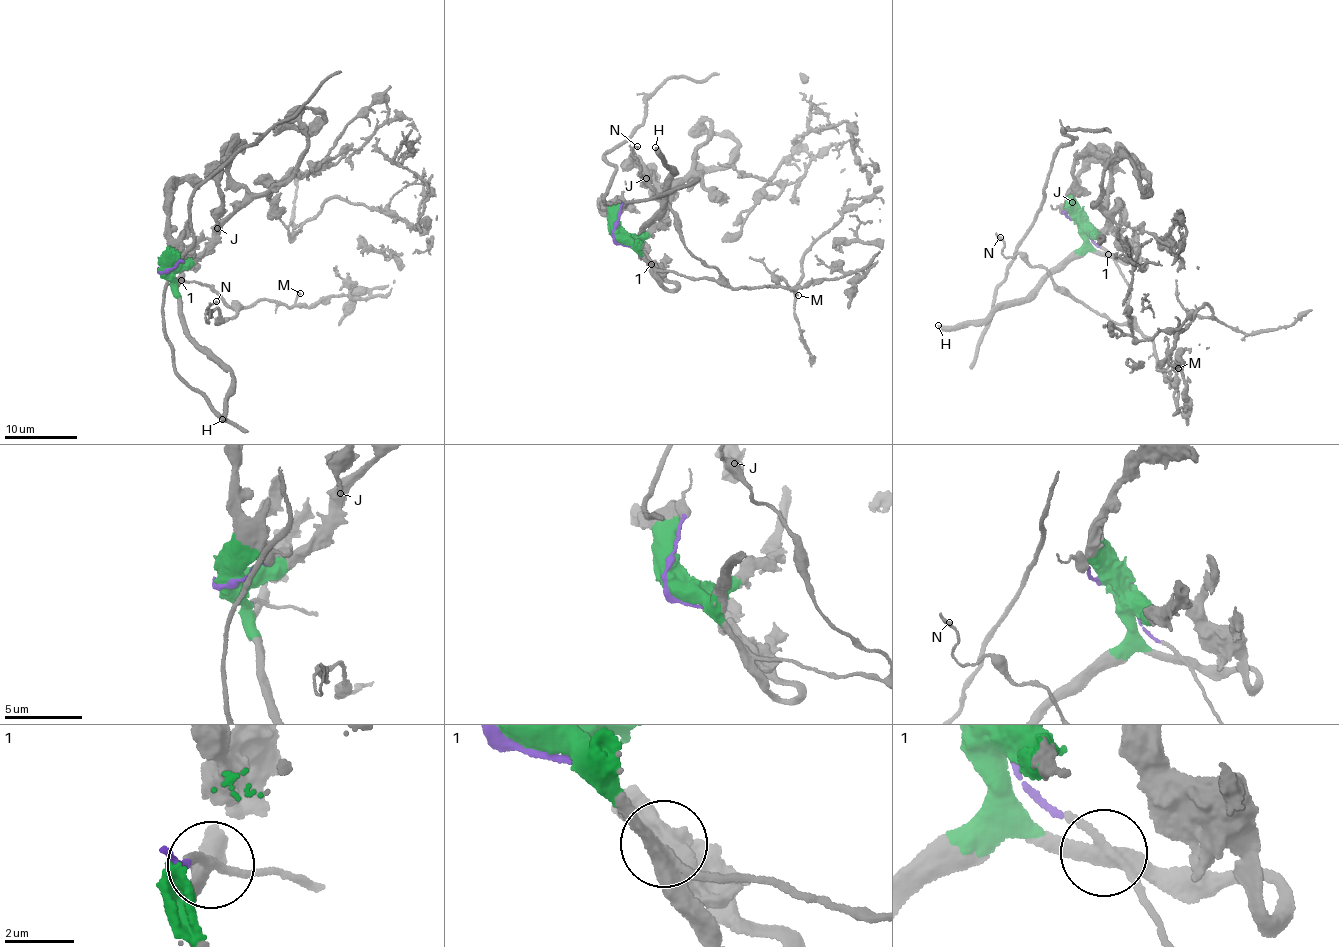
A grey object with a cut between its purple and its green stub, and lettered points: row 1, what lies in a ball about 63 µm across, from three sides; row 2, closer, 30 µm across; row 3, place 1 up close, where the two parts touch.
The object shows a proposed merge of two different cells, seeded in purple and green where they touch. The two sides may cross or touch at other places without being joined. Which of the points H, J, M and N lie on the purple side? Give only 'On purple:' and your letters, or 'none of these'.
On purple: M, N

